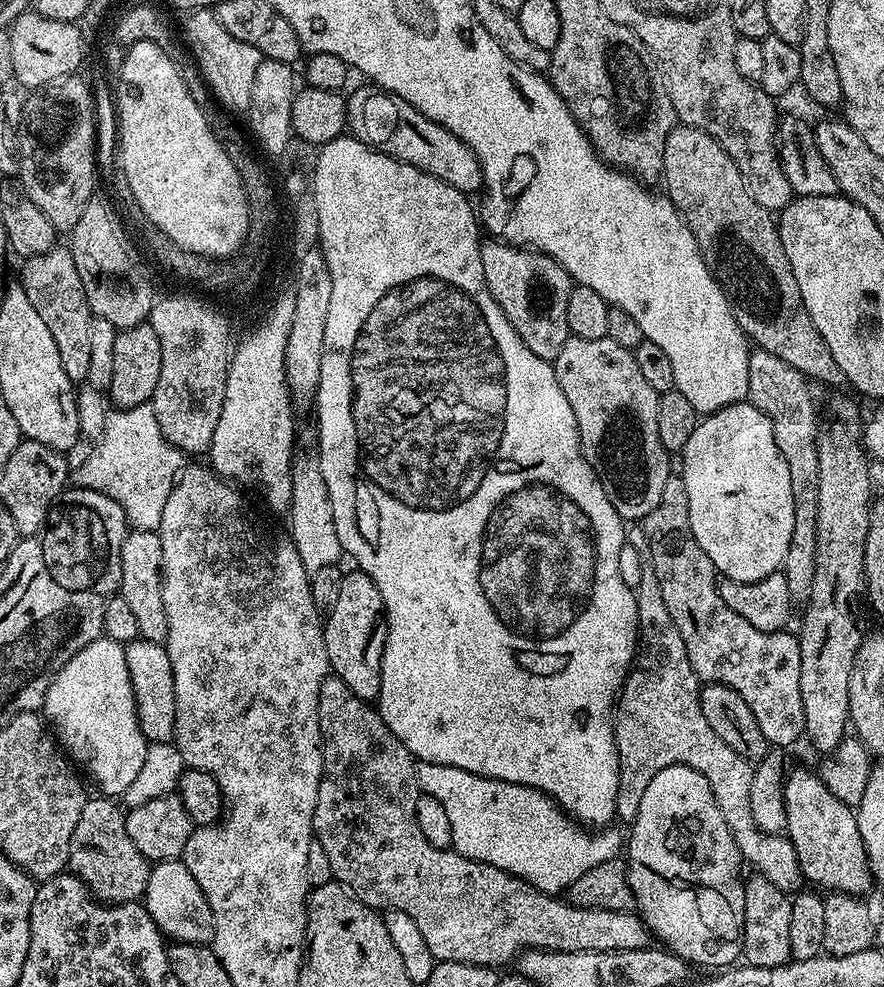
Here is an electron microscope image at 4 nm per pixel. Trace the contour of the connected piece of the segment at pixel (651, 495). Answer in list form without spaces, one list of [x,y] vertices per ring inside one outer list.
[[[569,335],[554,367],[558,386],[562,386],[562,394],[566,394],[570,410],[574,410],[580,448],[584,451],[588,465],[599,476],[600,484],[606,490],[606,498],[610,498],[610,506],[614,506],[614,510],[625,522],[643,521],[650,510],[658,506],[658,498],[662,498],[662,486],[666,486],[666,478],[670,475],[670,454],[662,446],[662,438],[658,438],[660,393],[654,390],[654,386],[649,386],[646,377],[638,371],[633,349],[618,346],[618,342],[607,338],[591,340]]]

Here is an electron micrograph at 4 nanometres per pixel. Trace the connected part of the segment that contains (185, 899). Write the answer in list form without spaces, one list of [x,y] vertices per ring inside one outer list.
[[[183,859],[159,861],[148,873],[148,885],[142,897],[150,918],[159,926],[169,941],[181,944],[211,945],[213,926],[210,902],[202,894],[202,886],[194,882],[194,874],[186,870]]]

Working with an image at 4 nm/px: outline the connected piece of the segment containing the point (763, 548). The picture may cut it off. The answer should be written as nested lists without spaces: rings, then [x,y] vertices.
[[[751,402],[727,404],[697,423],[682,459],[686,498],[690,498],[690,530],[717,573],[734,582],[758,582],[781,571],[786,550],[790,550],[790,534],[794,534],[794,490],[790,490],[790,470],[774,440],[770,418]]]

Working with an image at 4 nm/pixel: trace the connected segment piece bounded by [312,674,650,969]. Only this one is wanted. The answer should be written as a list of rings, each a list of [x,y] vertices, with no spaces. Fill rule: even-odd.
[[[329,674],[324,677],[322,690],[320,691],[320,701],[318,702],[318,718],[320,719],[320,739],[324,745],[324,773],[318,786],[318,802],[314,806],[314,822],[312,831],[314,833],[315,843],[326,850],[326,858],[330,858],[330,870],[333,877],[356,895],[363,904],[369,904],[370,907],[377,910],[402,910],[402,914],[410,914],[414,922],[418,925],[418,930],[422,938],[426,938],[426,946],[430,946],[430,954],[439,962],[466,962],[467,964],[477,964],[487,968],[499,969],[500,964],[508,964],[521,955],[522,950],[539,950],[541,952],[617,952],[618,950],[638,950],[639,948],[649,947],[650,933],[648,927],[640,919],[639,915],[632,912],[615,912],[614,910],[602,910],[601,908],[579,908],[568,903],[567,899],[551,892],[543,892],[530,882],[522,878],[510,875],[506,870],[498,870],[498,866],[483,864],[481,860],[471,860],[462,854],[458,854],[452,848],[439,848],[430,846],[426,842],[422,830],[418,830],[418,798],[422,794],[418,782],[416,781],[417,761],[394,738],[390,726],[380,717],[379,711],[369,701],[358,698],[342,678],[335,674]]]

